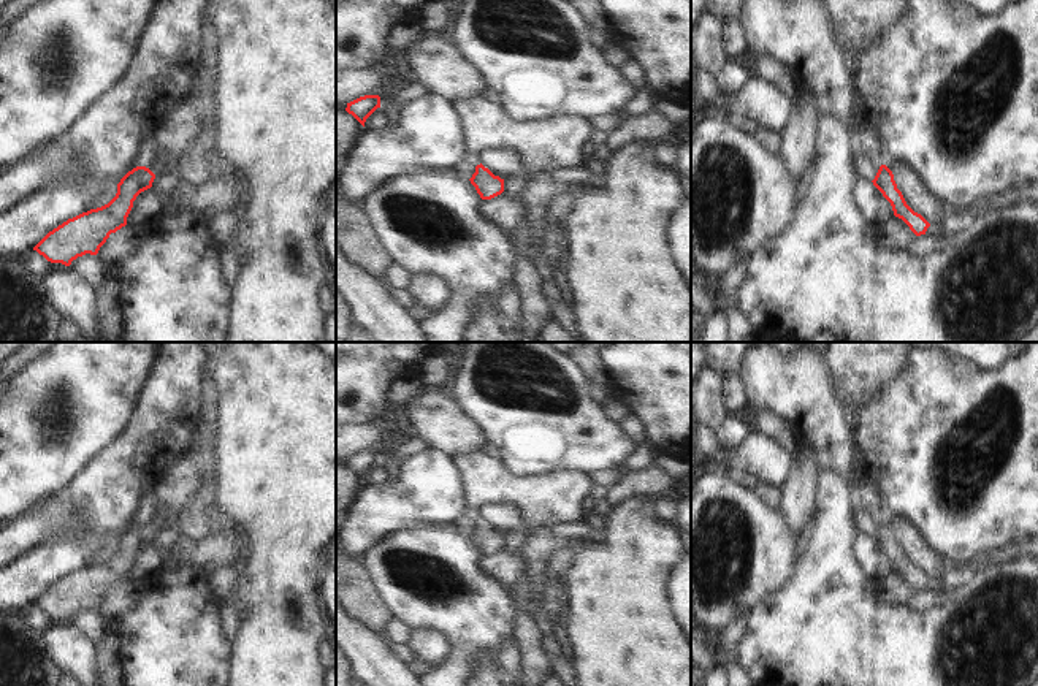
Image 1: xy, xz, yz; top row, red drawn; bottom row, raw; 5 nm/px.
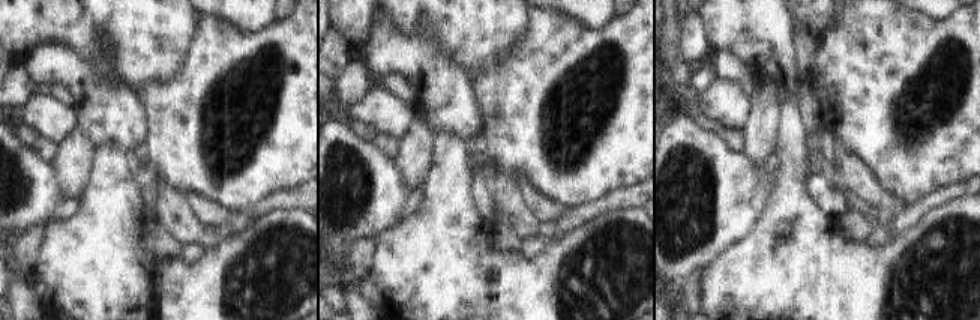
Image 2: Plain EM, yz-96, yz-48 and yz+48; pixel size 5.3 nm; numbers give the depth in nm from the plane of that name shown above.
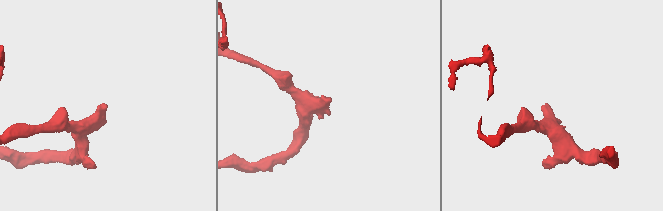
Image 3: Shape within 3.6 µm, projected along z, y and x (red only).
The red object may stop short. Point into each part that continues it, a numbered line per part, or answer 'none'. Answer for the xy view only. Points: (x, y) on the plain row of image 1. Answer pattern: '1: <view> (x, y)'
1: xy (159, 518).

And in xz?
none.

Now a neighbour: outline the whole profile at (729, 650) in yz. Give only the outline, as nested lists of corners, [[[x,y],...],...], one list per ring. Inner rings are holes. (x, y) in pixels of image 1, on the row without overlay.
[[[738,615],[732,624],[724,631],[723,638],[718,646],[719,659],[726,664],[742,662],[742,643],[745,642],[745,631],[748,627],[748,618]]]

